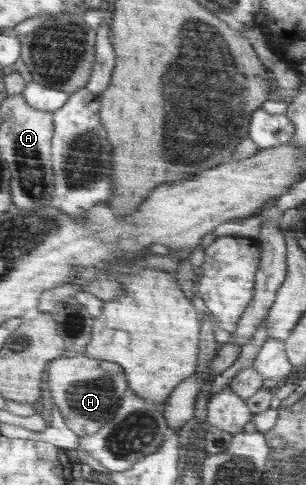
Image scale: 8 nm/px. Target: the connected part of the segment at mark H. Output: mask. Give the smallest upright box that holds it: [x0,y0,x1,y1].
[46,353,131,438]

